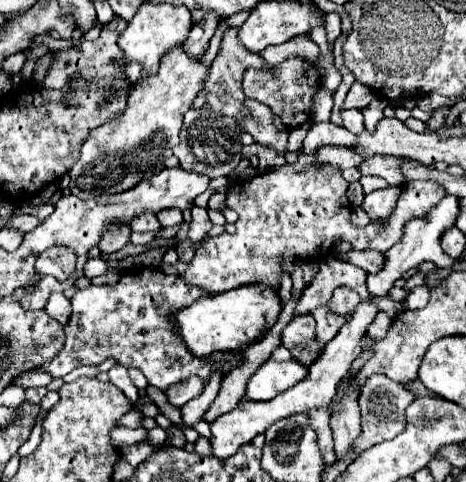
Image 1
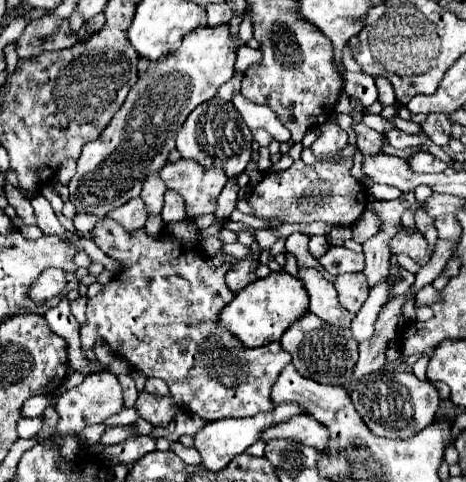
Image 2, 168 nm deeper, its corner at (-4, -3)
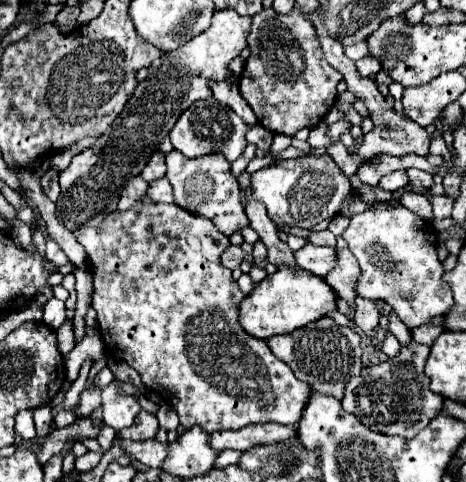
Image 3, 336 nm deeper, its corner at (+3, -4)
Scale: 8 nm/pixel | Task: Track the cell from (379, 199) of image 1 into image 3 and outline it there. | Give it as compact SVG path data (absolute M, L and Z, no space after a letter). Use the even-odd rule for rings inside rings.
M358 296L356 298L356 316L354 316L354 324L366 334L370 336L372 334L372 328L378 326L378 318L380 318L380 312L378 312L378 306L374 300L368 300L368 298L362 298Z

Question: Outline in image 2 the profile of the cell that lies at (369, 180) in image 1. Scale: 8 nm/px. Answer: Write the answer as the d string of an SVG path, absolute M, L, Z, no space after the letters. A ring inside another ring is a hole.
M373 185L373 187L369 187L369 195L377 197L377 199L383 199L383 201L389 201L389 199L397 199L397 197L401 197L403 193L401 193L399 189L395 189L395 187Z

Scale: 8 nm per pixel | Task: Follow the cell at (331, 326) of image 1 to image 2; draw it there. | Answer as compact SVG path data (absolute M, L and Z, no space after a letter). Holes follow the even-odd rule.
M299 267L299 277L311 297L309 311L315 313L319 319L335 325L335 327L349 327L353 317L345 307L341 307L337 299L335 287L323 279L323 275L313 267Z

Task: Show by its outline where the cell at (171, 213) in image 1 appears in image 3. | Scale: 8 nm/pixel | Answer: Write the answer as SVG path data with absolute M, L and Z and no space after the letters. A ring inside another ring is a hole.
M160 178L156 182L152 182L152 186L148 188L148 198L152 202L174 202L172 198L172 186L168 182L168 178Z

